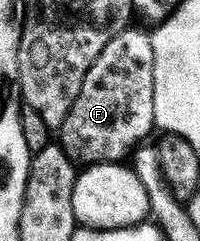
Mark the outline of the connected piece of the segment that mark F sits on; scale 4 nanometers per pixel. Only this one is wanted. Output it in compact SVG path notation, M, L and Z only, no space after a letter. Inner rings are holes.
M130 25L118 32L105 45L101 55L94 60L85 73L77 99L70 108L58 132L58 140L62 149L69 155L72 162L81 167L93 164L115 163L128 153L154 130L153 115L153 45L150 32L137 25Z

